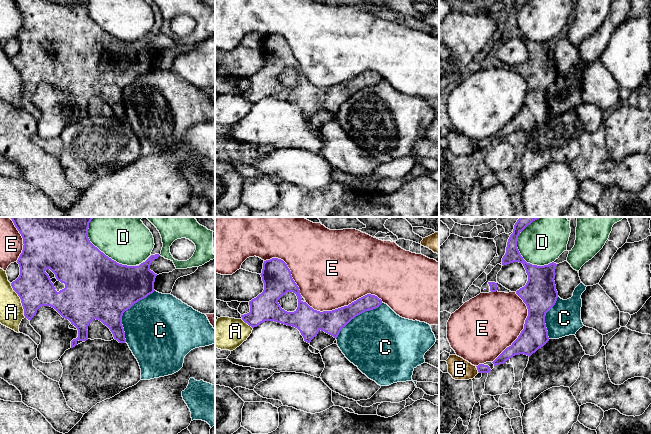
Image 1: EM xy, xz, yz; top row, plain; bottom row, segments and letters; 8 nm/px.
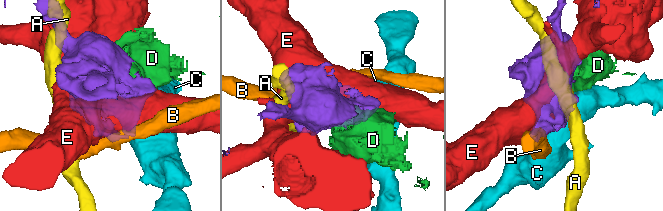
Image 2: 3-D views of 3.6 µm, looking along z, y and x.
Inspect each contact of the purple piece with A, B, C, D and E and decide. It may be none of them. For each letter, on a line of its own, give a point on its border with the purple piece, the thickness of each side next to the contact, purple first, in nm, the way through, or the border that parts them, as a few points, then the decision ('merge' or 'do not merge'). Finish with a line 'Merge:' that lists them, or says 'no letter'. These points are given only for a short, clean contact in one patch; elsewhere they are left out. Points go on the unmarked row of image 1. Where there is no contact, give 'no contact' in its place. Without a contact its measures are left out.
A: contact xy (21, 76); calibres 280 and 190 nm; border xy (10, 59), (20, 75), (25, 93); do not merge
B: contact yz (477, 145); calibres 70 and 170 nm; border yz (476, 144), (478, 147); do not merge
C: contact xy (124, 87); calibres 500 and 440 nm; do not merge
D: contact yz (521, 32); calibres 200 and 340 nm; do not merge
E: contact xz (344, 82); calibres 190 and 500 nm; do not merge
Merge: no letter

